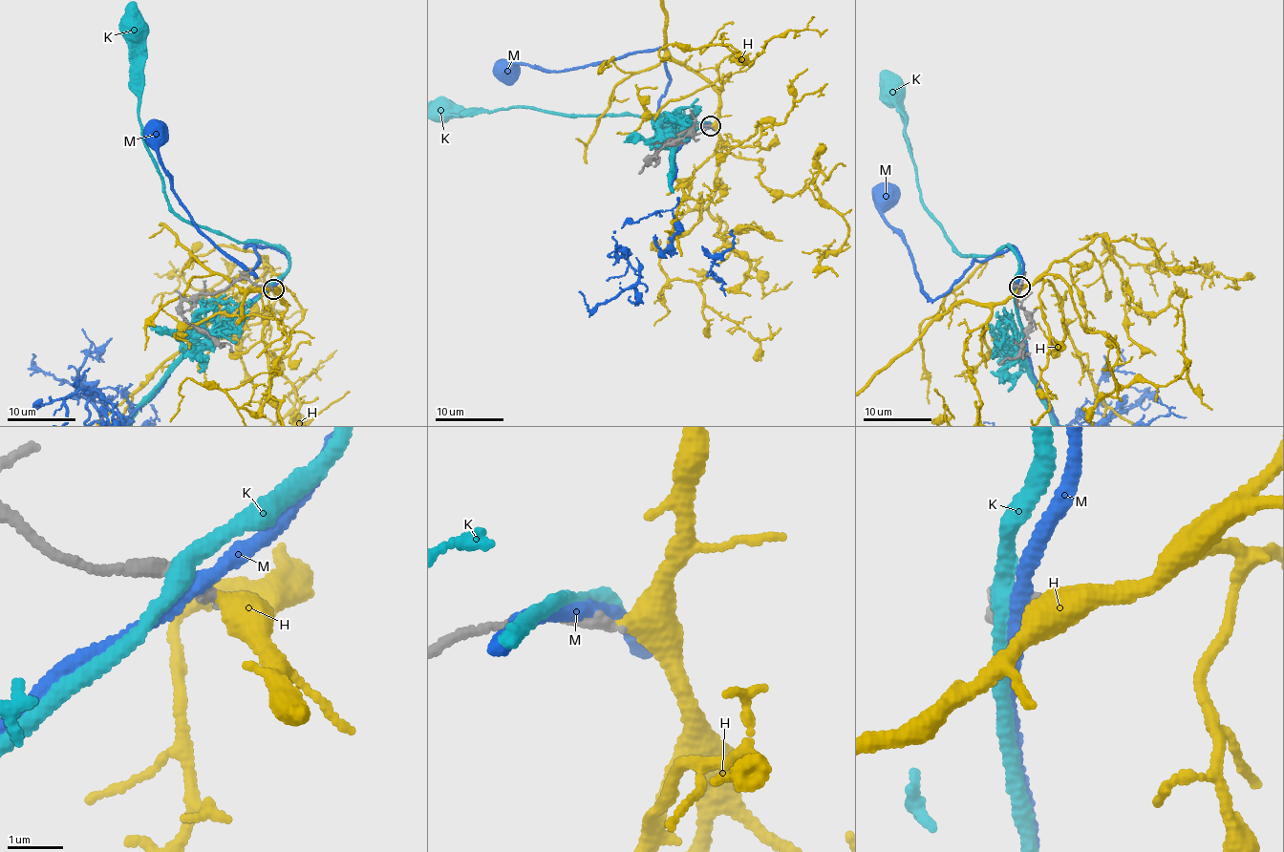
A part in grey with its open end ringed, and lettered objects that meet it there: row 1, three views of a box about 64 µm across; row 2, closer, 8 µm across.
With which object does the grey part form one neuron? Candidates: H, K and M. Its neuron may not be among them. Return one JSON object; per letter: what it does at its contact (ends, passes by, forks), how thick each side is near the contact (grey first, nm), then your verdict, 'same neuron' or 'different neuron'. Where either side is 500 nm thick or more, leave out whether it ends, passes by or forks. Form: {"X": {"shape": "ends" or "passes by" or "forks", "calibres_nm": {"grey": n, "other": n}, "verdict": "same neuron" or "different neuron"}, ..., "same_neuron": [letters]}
{"H": {"shape": "passes by", "calibres_nm": {"grey": 190, "other": 360}, "verdict": "same neuron"}, "K": {"shape": "passes by", "calibres_nm": {"grey": 280, "other": 320}, "verdict": "different neuron"}, "M": {"shape": "passes by", "calibres_nm": {"grey": 240, "other": 280}, "verdict": "different neuron"}, "same_neuron": ["H"]}

